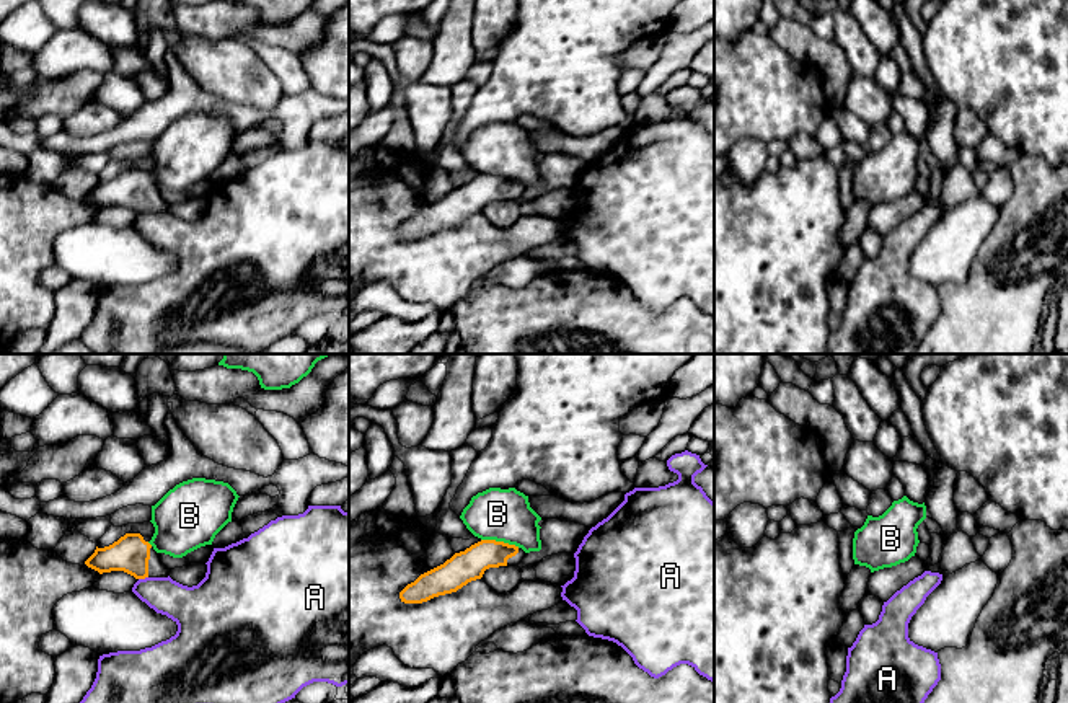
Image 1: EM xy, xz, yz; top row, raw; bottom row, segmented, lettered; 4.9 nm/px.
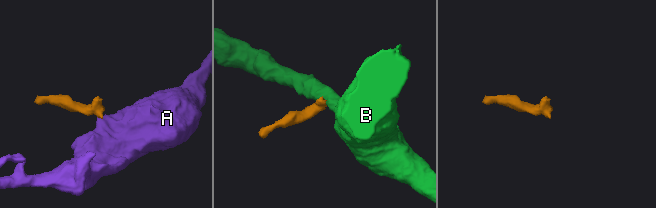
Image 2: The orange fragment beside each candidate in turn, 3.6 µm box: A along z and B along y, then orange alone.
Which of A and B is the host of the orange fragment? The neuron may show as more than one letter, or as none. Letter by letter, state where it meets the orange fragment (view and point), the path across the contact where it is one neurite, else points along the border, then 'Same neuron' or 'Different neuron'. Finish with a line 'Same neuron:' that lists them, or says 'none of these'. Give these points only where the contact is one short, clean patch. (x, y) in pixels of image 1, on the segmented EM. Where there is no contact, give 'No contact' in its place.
A: Touches orange at xy (142, 578). Boundary: xy (147, 576), (139, 579). Different neuron
B: Touches orange at xz (501, 542). Boundary: xz (481, 539), (503, 540), (519, 547). Different neuron
Same neuron: none of these

